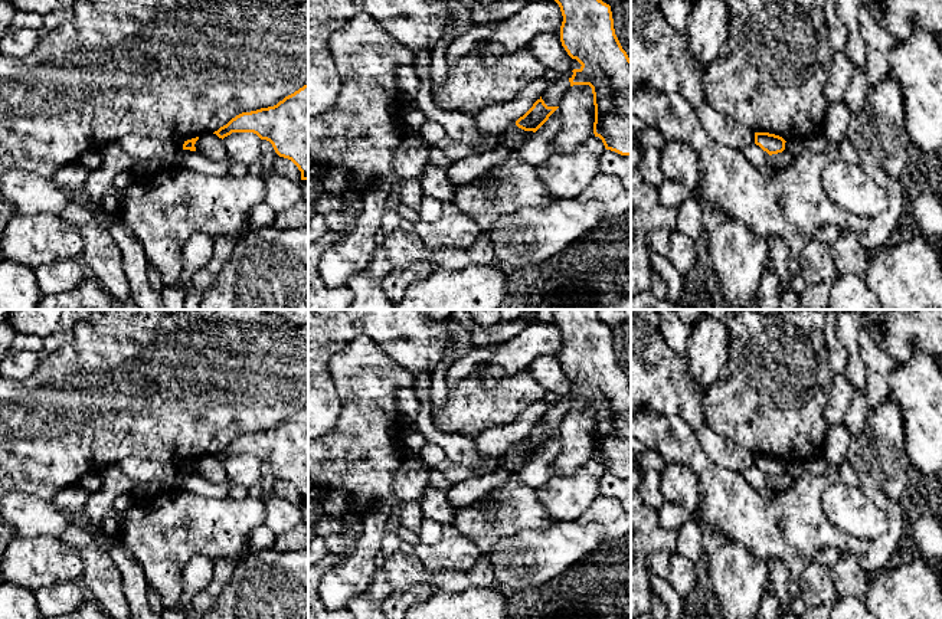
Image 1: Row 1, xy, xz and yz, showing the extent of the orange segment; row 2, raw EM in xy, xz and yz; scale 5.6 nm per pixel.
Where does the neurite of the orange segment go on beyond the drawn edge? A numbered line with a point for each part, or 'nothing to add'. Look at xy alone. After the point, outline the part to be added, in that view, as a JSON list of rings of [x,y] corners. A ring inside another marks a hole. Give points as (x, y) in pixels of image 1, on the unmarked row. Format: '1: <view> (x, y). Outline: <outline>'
nothing to add

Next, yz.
nothing to add

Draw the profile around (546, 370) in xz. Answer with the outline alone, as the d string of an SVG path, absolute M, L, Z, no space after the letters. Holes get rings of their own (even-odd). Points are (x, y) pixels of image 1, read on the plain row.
M556 356L534 358L527 370L546 392L562 399L566 399L573 389L573 381L568 377Z

